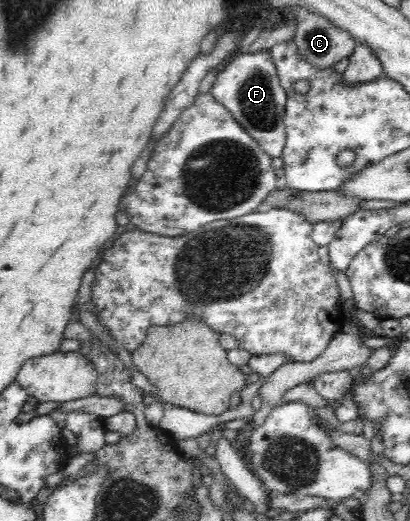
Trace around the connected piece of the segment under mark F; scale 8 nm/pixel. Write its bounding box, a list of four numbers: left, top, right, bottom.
[209,50,287,158]

